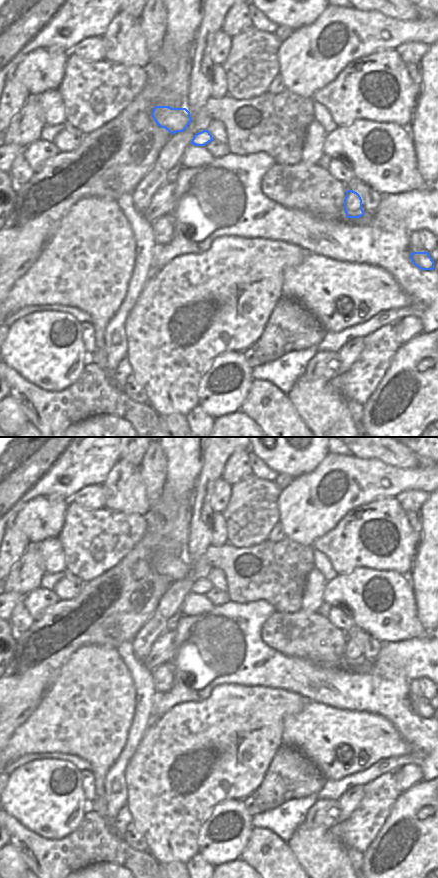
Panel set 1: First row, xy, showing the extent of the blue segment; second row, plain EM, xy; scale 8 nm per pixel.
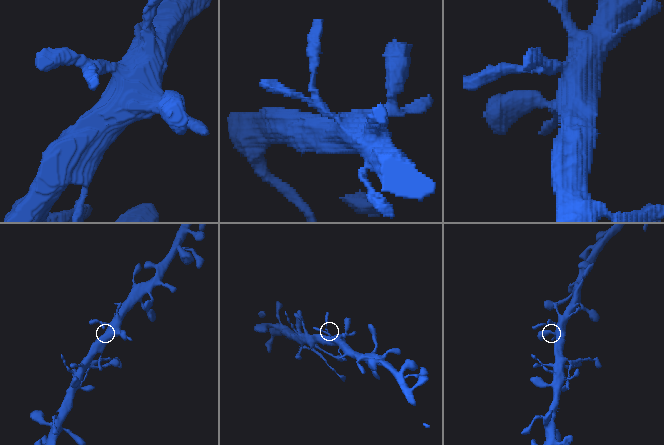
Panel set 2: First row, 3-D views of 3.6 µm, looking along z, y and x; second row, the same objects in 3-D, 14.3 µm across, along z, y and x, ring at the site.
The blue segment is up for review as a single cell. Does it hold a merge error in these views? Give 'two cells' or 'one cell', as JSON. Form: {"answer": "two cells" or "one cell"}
{"answer": "one cell"}

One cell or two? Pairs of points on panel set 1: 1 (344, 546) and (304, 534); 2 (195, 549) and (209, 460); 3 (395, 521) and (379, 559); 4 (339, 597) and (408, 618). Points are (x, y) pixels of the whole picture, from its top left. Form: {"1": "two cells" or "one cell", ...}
{"1": "two cells", "2": "one cell", "3": "one cell", "4": "one cell"}

